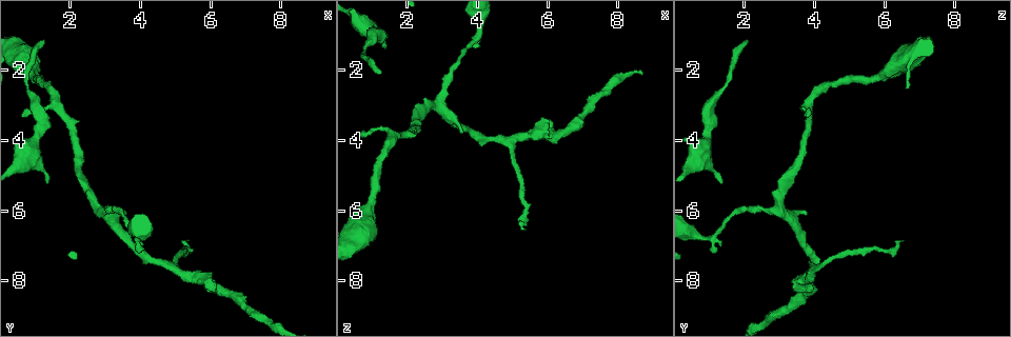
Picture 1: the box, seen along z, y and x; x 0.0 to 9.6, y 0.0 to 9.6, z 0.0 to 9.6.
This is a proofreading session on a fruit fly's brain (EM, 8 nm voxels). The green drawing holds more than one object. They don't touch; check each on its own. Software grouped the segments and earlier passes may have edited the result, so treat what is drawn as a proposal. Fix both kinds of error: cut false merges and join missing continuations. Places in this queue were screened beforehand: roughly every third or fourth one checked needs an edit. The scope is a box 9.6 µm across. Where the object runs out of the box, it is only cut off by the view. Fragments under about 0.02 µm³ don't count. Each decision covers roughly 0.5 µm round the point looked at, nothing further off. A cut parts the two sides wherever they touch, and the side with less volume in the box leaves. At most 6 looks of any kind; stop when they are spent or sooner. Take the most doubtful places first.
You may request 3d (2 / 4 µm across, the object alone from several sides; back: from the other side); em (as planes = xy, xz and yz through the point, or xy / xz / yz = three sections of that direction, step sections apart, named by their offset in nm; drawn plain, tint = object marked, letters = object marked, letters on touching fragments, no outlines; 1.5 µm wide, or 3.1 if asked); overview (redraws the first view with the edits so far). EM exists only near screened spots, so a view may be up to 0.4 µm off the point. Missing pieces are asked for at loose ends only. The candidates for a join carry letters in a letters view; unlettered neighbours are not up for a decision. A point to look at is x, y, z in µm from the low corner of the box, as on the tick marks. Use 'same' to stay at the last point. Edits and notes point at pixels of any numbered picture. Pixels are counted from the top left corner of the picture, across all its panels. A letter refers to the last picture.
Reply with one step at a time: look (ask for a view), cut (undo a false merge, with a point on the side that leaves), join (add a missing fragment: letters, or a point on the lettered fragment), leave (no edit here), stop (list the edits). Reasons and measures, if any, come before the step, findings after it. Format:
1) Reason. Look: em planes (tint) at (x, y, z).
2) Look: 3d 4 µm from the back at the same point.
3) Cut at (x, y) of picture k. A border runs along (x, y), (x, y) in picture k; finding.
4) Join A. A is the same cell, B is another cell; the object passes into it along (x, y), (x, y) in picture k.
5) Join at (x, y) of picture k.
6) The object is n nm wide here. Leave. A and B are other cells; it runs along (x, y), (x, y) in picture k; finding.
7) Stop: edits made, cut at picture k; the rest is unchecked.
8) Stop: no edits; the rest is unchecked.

Branch stops here. Look: em yz step 4 (letters) at (1.25, 1.25, 2.10).

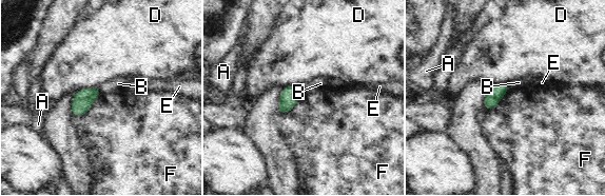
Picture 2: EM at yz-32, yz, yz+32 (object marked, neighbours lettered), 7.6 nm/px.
Leave. A, B, D, E and F are other cells; a border runs along (100, 94), (84, 114) in picture 2; no lettered fragment goes on from it.

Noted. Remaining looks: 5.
Thin end. Look: 3d 2 µm at (1.35, 5.30, 1.40).

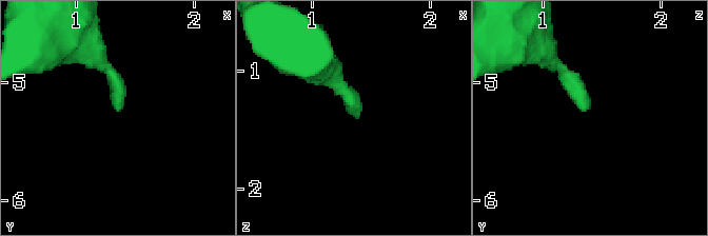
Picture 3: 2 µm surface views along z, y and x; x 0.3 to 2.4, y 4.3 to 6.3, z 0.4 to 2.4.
Look: em planes (letters) at (1.38, 5.28, 1.36).

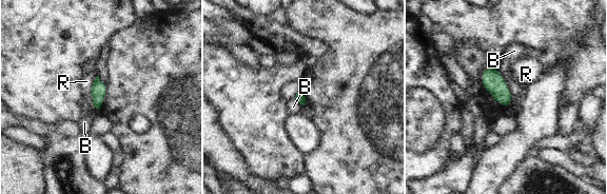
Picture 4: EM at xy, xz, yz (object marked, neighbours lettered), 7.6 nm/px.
The longest contact is with B, 320 nm. Leave. B and R are other cells; a border runs along (496, 69), (511, 95), (508, 108) in picture 4; no lettered fragment goes on from it.

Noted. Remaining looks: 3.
Thin end. Look: em xy step 8 (letters) at (4.00, 7.15, 1.10).

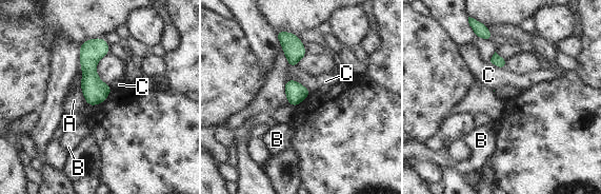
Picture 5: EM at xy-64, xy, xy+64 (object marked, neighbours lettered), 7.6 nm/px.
Look: em planes (letters) at the same point.

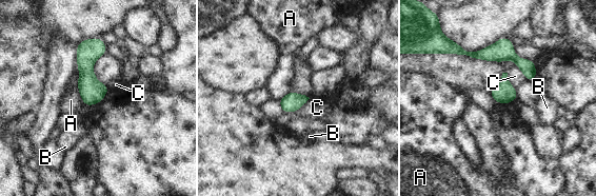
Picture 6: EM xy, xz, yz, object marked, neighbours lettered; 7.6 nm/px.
The object is 150 nm wide here. Leave. A, B and C are other cells; a border runs along (76, 84), (82, 101) in picture 6; no lettered fragment goes on from it.

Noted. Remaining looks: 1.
Stop: no edits; the rest is unchecked.

